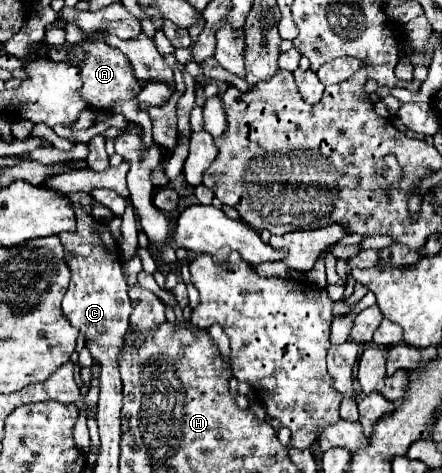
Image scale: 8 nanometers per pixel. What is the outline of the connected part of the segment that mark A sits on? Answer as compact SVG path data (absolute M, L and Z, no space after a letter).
M103 40L87 42L83 46L83 50L87 52L87 56L83 58L83 66L81 66L81 78L83 78L81 94L85 96L89 106L93 110L119 112L129 122L141 124L143 126L143 140L145 140L145 144L153 144L155 140L151 136L151 118L145 112L141 112L141 108L139 108L139 104L135 100L135 96L143 88L143 84L139 84L137 78L133 76L133 72L129 68L129 60L121 54L121 50L107 46Z

